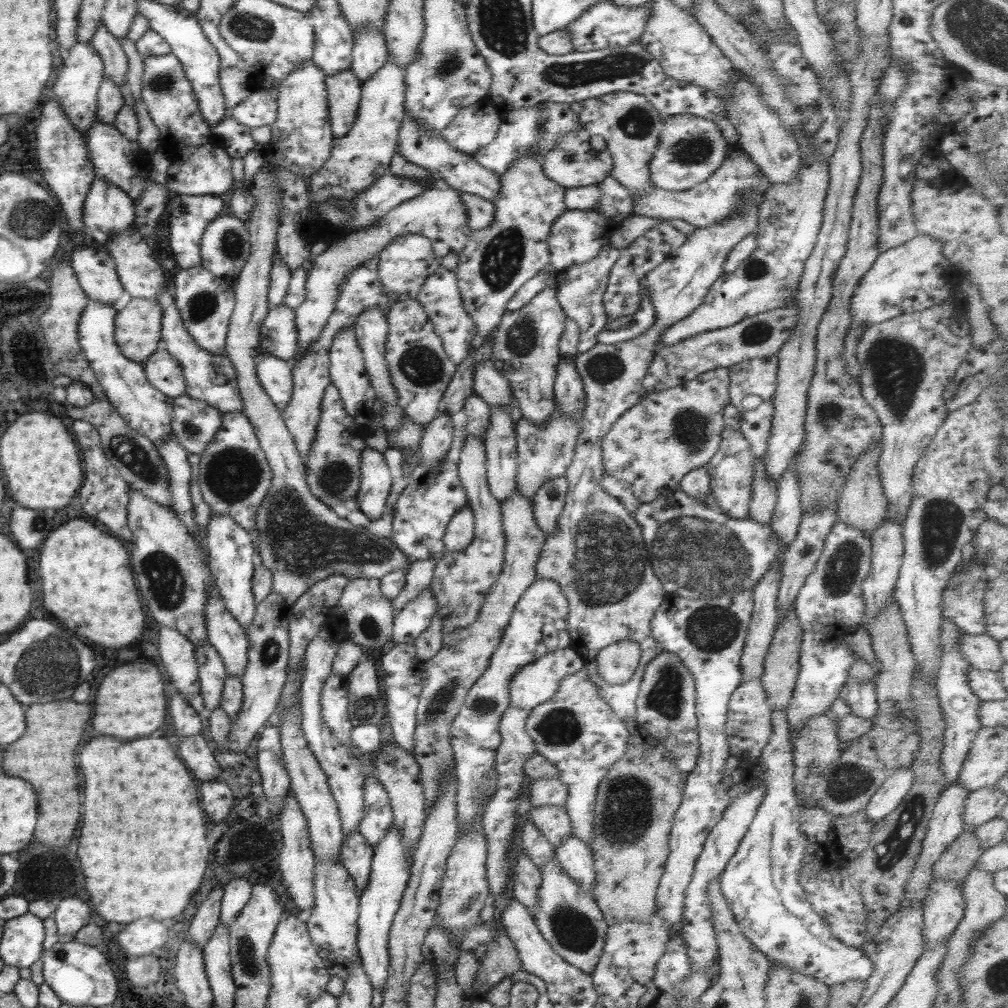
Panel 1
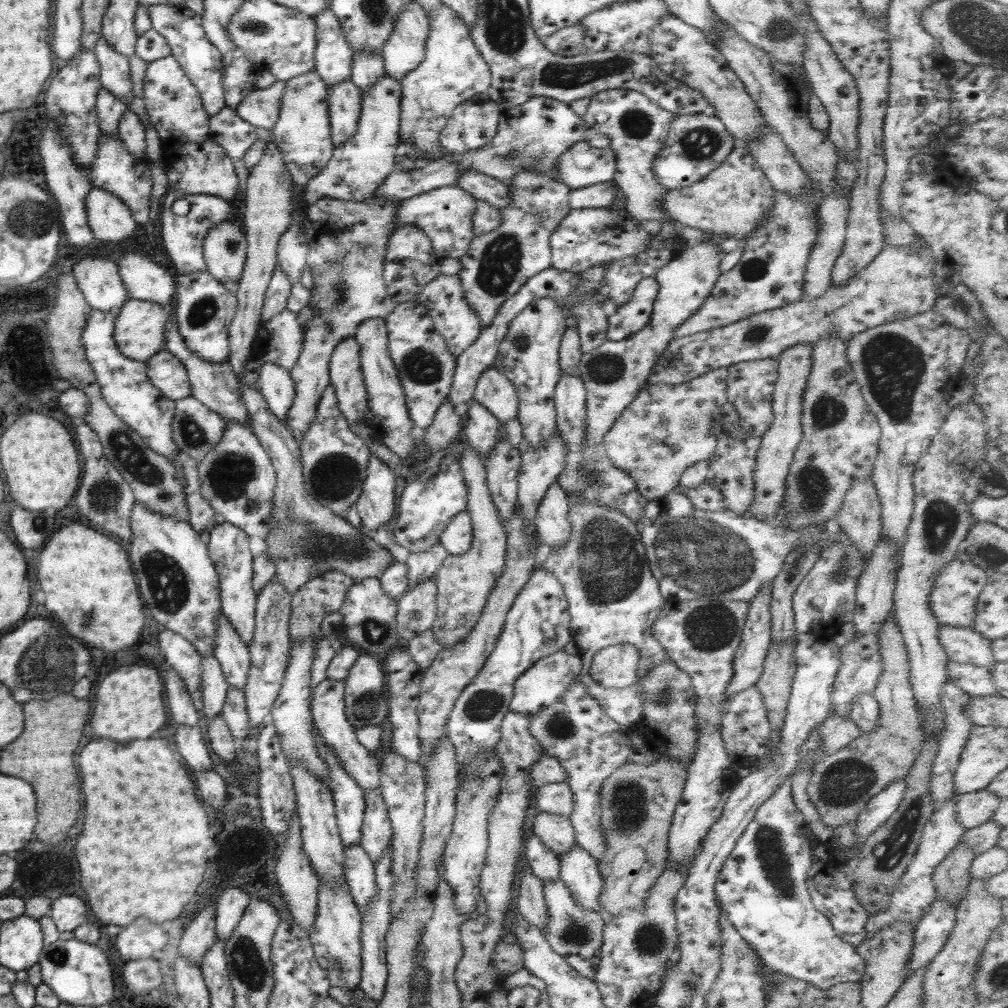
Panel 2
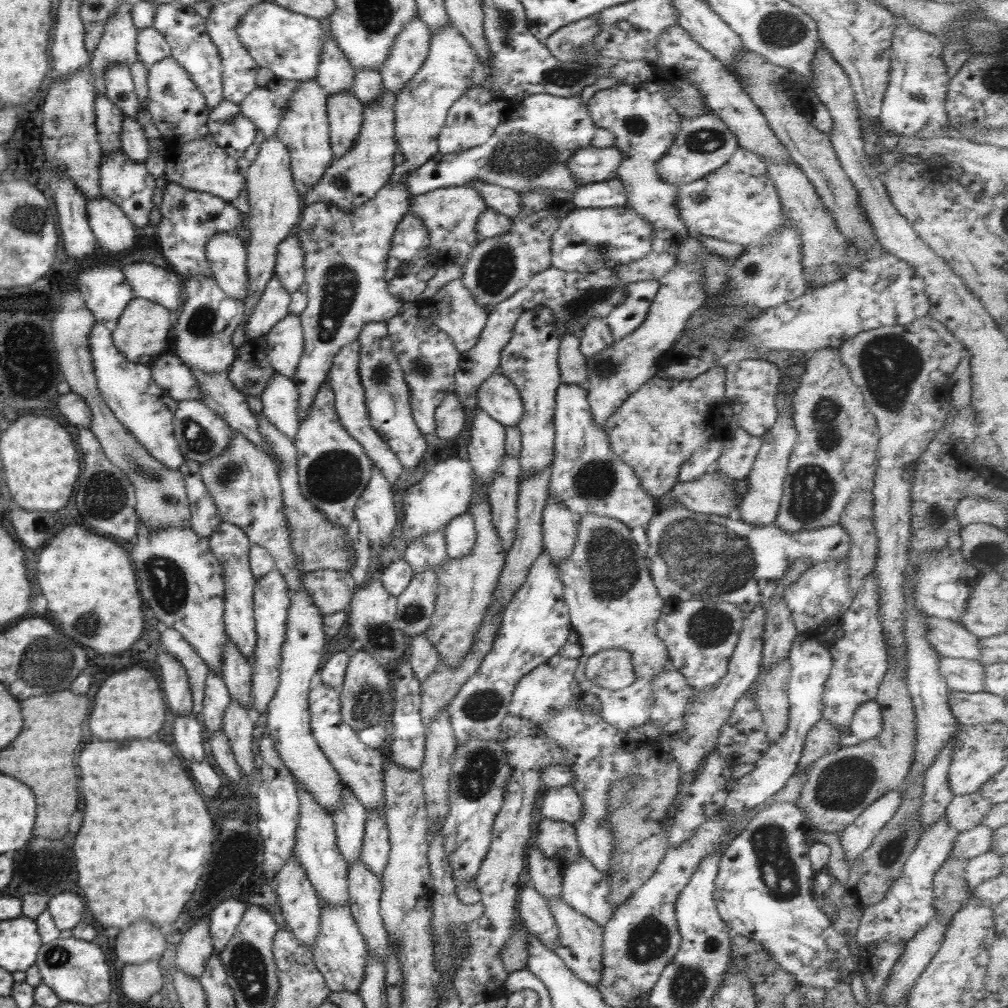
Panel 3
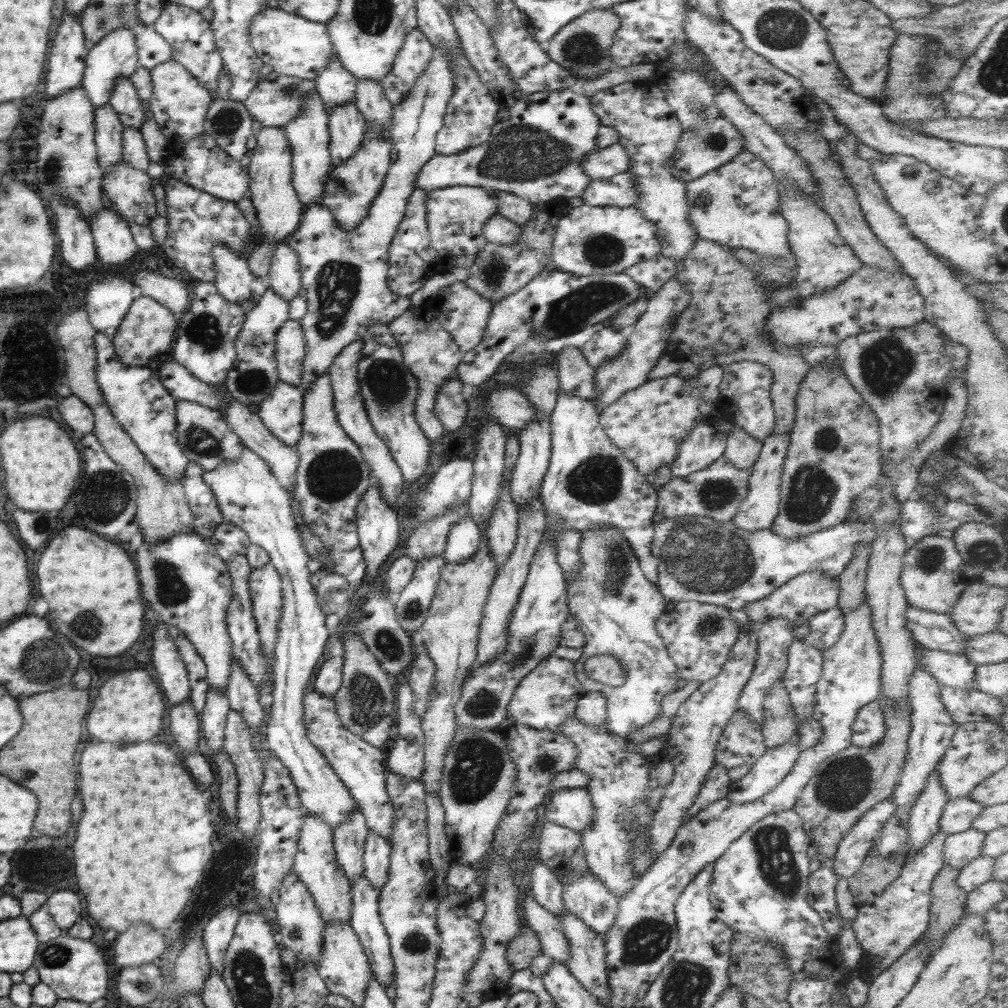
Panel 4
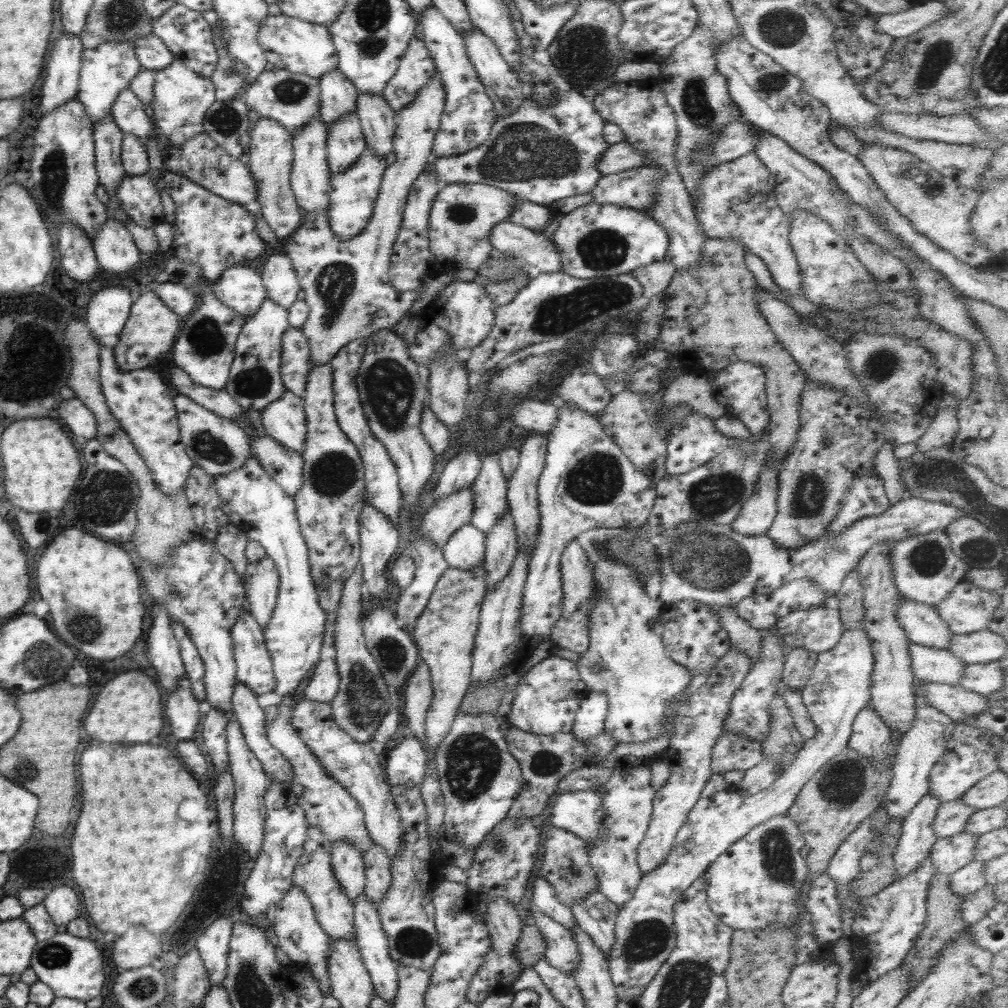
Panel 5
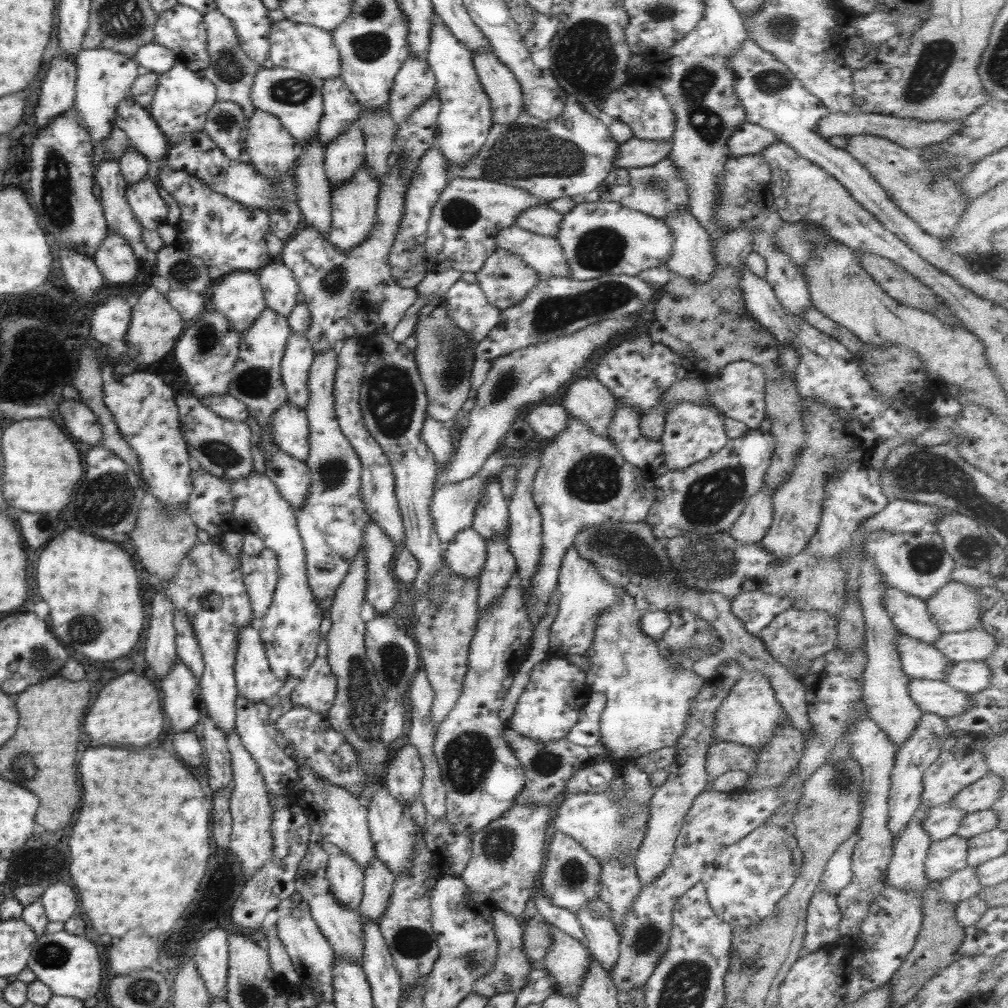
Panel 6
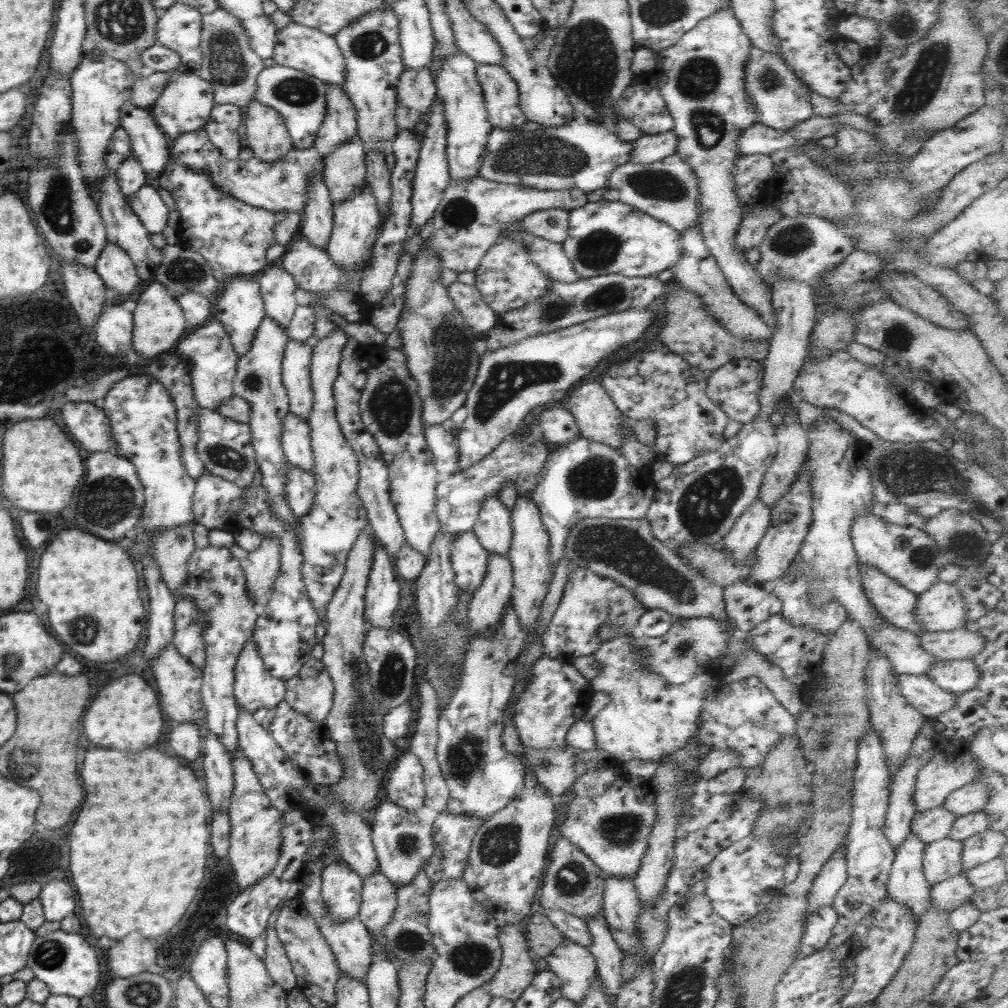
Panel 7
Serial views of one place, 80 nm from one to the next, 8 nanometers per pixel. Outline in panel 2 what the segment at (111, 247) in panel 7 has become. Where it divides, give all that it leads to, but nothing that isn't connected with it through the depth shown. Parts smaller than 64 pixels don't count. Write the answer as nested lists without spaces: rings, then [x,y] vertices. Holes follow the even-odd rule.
[[[93,186],[86,197],[87,221],[95,243],[122,241],[133,236],[141,228],[134,221],[128,204],[111,192]]]

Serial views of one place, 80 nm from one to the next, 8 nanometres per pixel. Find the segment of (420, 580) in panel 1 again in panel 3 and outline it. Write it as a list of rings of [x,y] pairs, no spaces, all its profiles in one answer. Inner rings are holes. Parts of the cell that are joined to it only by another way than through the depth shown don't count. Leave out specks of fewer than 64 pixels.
[[[444,528],[420,537],[407,545],[403,559],[413,568],[414,575],[436,570],[448,559]]]

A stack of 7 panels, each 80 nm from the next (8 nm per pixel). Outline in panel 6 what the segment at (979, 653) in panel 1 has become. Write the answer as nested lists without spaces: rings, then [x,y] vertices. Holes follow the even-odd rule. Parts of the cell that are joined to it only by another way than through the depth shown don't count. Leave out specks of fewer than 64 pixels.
[[[888,585],[883,596],[883,605],[893,626],[900,633],[931,645],[944,634],[931,619],[926,603],[921,598]]]

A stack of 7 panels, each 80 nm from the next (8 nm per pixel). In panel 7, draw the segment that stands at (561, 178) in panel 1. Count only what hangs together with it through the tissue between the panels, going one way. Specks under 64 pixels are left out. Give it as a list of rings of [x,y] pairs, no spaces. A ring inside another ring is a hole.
[[[672,132],[642,135],[634,140],[628,163],[649,165],[670,155],[677,154],[677,136]]]

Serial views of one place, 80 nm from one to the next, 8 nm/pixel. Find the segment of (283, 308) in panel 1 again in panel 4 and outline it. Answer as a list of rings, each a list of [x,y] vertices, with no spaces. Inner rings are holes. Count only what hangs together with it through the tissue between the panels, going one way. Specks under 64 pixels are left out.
[[[288,319],[276,333],[276,364],[279,380],[292,386],[303,382],[303,360],[306,342],[302,325],[298,320]]]

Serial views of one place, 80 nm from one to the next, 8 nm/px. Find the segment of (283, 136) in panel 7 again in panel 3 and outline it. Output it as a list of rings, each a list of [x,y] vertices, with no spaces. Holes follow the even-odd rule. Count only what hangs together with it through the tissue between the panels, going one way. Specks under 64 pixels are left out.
[[[276,135],[264,137],[260,144],[256,159],[251,162],[245,182],[248,188],[248,204],[250,206],[248,217],[248,230],[250,237],[246,241],[247,262],[246,274],[248,276],[247,297],[242,300],[244,304],[243,320],[236,327],[232,335],[232,346],[238,352],[240,346],[246,342],[245,324],[252,314],[256,303],[260,300],[268,282],[275,276],[276,251],[280,242],[294,233],[304,208],[302,197],[295,189],[290,168],[290,155],[288,149],[280,142]]]

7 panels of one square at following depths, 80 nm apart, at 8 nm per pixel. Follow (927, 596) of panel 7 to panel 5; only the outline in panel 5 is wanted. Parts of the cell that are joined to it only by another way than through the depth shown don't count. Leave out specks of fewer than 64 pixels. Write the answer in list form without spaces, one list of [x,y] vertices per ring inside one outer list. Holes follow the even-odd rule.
[[[962,582],[936,609],[953,634],[970,634],[987,628],[1000,601],[999,590],[986,590],[970,582]]]

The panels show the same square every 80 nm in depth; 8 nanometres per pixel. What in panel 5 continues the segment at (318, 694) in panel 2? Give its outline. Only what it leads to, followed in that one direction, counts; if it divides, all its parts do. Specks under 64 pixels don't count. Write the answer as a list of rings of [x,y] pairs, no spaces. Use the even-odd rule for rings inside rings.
[[[301,699],[292,714],[292,727],[299,732],[299,737],[318,758],[325,771],[360,803],[364,814],[364,828],[371,840],[382,846],[391,859],[394,858],[401,849],[405,831],[400,824],[400,814],[394,804],[391,788],[380,767],[380,755],[374,752],[368,742],[356,743],[347,731],[334,723],[332,707],[328,702]]]

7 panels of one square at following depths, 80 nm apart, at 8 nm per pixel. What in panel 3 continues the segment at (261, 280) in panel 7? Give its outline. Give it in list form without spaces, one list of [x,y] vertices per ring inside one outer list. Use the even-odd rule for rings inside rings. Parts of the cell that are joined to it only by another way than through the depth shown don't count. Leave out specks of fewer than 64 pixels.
[[[294,233],[280,242],[276,251],[276,268],[274,275],[286,292],[292,294],[299,290],[305,282],[304,250],[300,247],[300,239]]]

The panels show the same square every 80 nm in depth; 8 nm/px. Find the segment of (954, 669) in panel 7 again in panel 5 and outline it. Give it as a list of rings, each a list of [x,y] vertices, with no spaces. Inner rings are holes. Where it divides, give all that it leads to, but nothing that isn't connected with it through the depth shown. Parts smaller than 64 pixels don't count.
[[[999,661],[966,665],[963,676],[964,680],[960,680],[960,685],[966,691],[982,696],[1000,692],[1004,686],[1004,676]]]

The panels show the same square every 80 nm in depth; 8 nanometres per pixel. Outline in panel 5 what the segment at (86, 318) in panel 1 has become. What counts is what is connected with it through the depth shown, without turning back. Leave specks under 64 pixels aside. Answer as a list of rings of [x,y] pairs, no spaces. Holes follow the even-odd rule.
[[[100,345],[99,354],[99,379],[106,404],[109,406],[114,418],[120,423],[124,432],[130,437],[136,452],[144,459],[146,466],[151,470],[152,479],[164,494],[176,494],[184,491],[184,483],[188,479],[189,470],[195,462],[186,454],[181,442],[179,431],[178,413],[174,404],[174,391],[164,383],[160,374],[151,368],[122,371],[115,361],[112,349]]]

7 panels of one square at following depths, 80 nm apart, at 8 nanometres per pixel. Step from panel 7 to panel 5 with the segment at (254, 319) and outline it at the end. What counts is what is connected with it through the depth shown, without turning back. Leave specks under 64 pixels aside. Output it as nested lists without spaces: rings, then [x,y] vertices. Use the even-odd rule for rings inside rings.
[[[228,265],[210,287],[223,304],[246,319],[252,316],[267,298],[261,274],[252,266]]]

